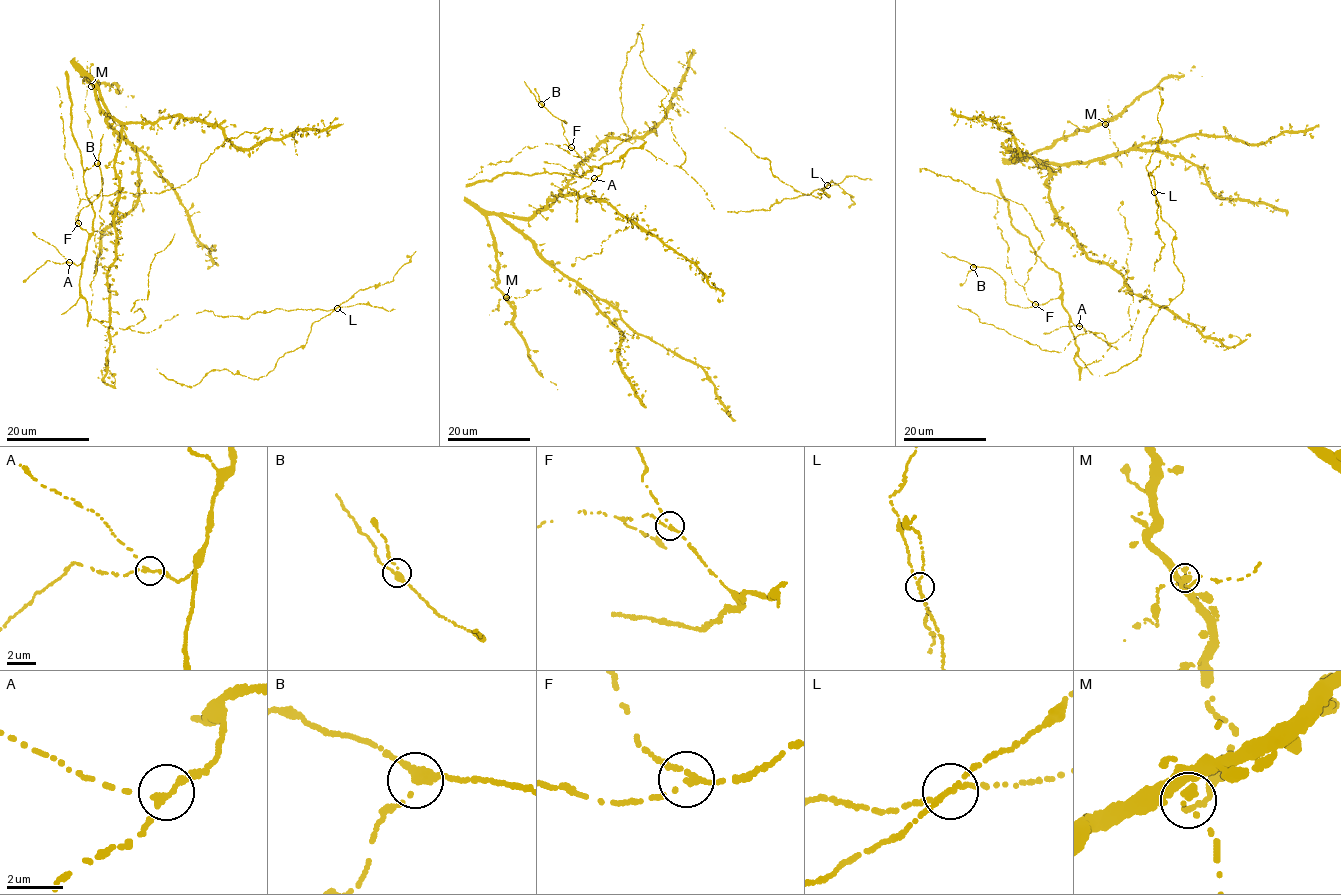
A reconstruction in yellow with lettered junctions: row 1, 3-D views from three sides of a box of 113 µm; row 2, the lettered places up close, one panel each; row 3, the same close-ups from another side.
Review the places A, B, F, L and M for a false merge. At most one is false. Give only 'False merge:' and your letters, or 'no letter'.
False merge: no letter

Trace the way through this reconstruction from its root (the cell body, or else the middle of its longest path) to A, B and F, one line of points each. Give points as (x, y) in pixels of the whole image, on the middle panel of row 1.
A: (603, 164), (601, 174), (594, 178)
B: (603, 164), (599, 168), (588, 166), (563, 134), (561, 121), (565, 121), (552, 115), (541, 104)
F: (603, 164), (591, 168), (571, 147)

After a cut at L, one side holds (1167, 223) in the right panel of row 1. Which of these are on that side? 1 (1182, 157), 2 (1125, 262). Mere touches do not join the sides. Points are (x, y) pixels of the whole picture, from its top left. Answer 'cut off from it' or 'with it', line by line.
1: with it
2: with it

